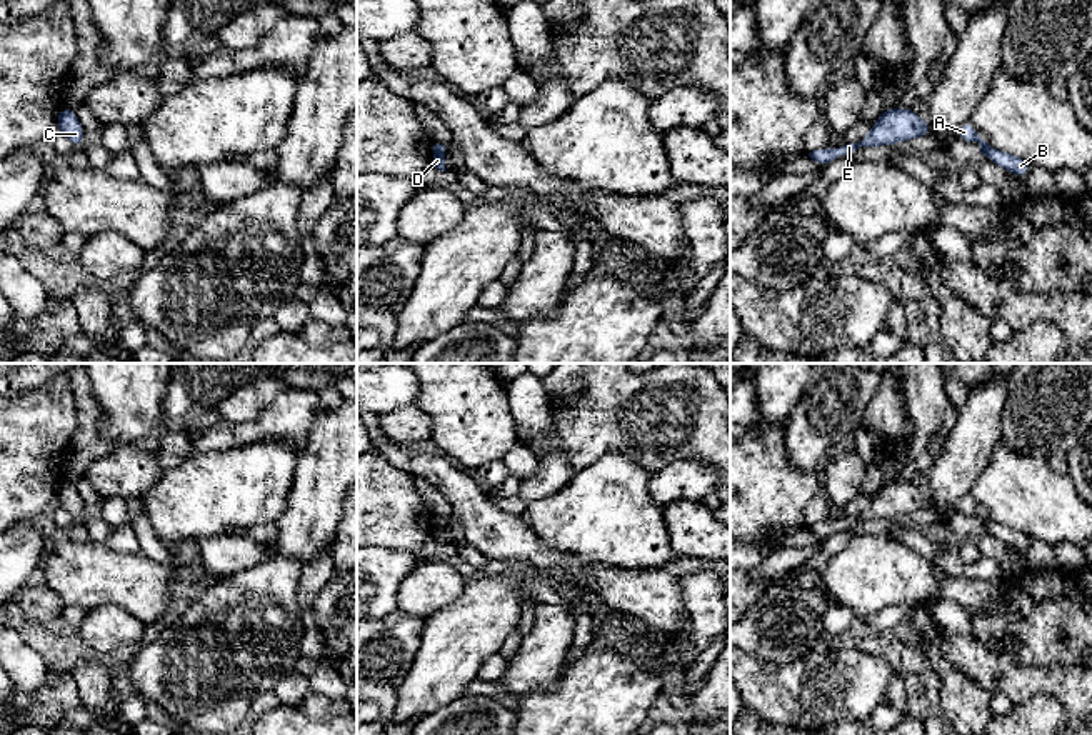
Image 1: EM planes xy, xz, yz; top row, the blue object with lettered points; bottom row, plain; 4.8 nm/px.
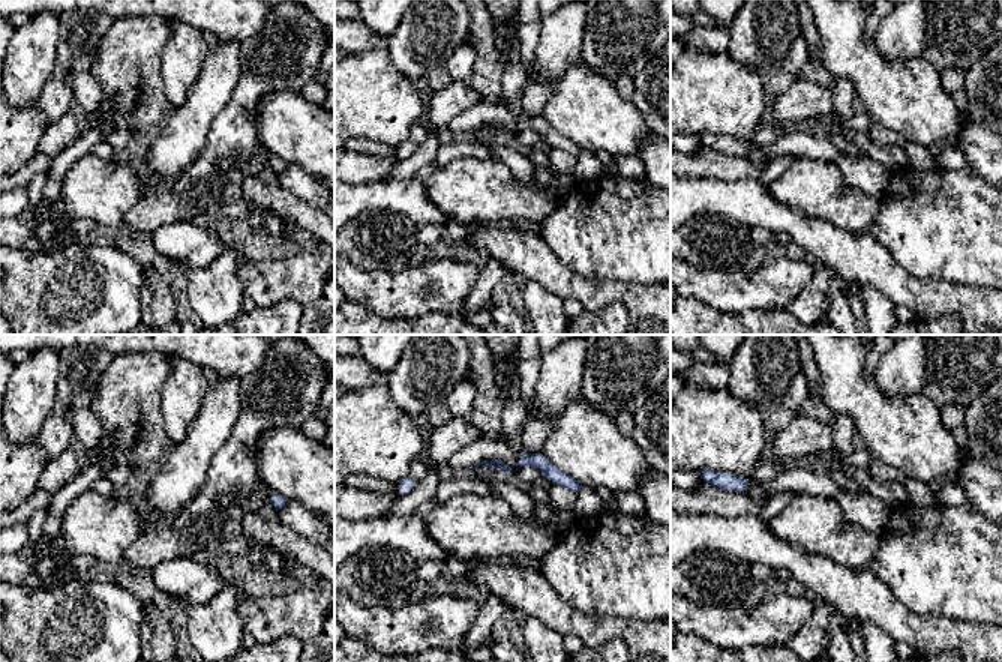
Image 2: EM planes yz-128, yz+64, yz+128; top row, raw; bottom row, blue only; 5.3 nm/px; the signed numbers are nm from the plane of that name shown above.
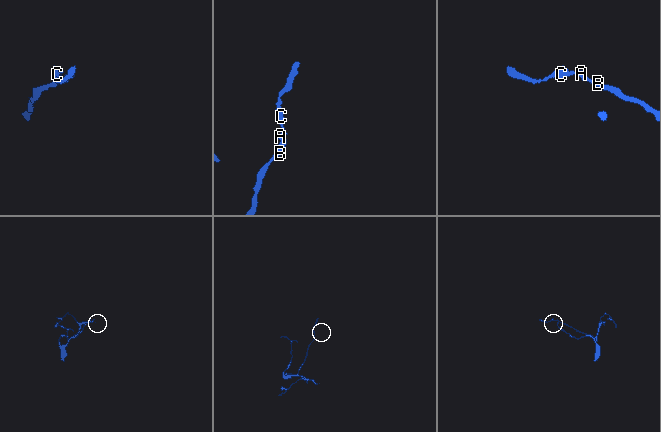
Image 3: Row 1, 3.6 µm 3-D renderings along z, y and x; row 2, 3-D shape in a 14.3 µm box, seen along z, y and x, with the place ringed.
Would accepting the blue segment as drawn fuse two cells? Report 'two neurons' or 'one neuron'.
one neuron

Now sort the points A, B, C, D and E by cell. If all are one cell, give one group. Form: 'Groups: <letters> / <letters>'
Groups: A B C D E

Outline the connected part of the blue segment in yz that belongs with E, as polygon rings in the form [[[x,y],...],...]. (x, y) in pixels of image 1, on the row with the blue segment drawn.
[[[885,108],[874,123],[872,130],[860,142],[844,142],[840,148],[824,147],[810,152],[809,157],[820,167],[825,167],[842,155],[852,157],[864,147],[890,147],[895,142],[907,142],[929,135],[932,135],[930,125],[924,122],[912,108]]]

